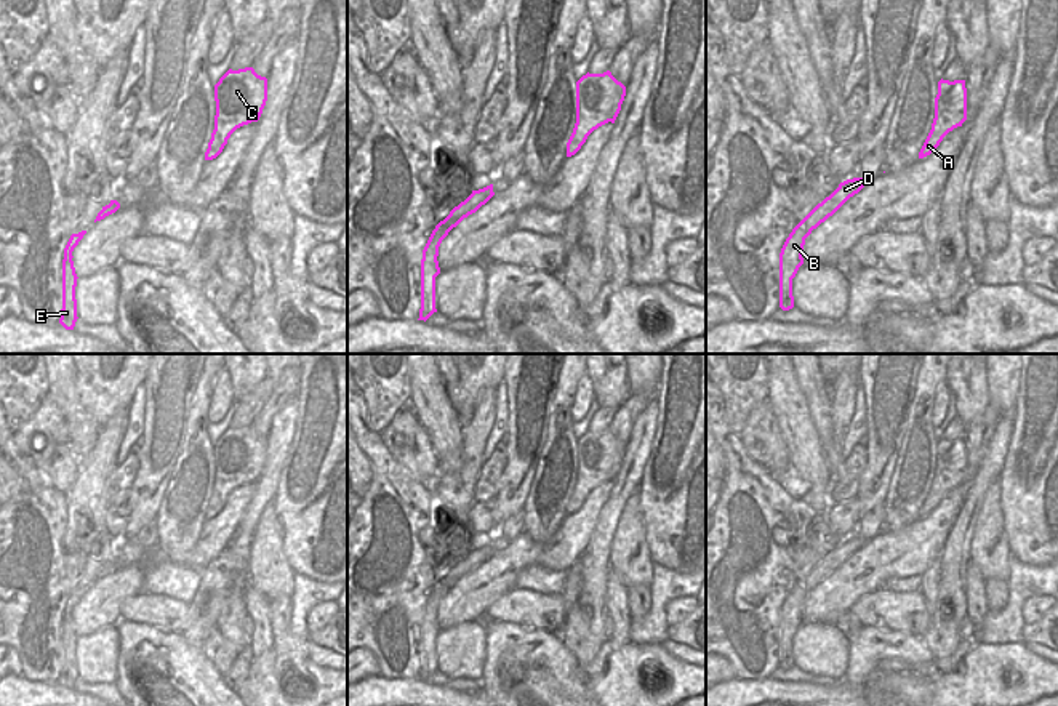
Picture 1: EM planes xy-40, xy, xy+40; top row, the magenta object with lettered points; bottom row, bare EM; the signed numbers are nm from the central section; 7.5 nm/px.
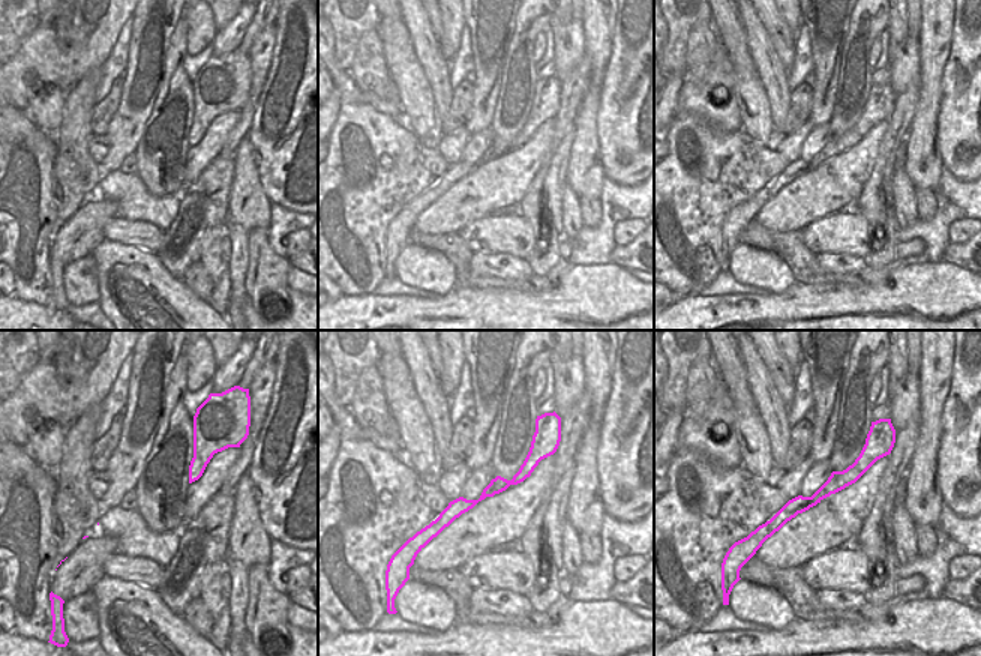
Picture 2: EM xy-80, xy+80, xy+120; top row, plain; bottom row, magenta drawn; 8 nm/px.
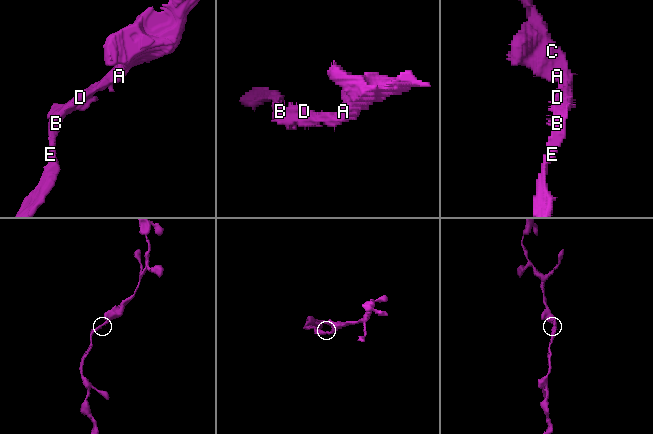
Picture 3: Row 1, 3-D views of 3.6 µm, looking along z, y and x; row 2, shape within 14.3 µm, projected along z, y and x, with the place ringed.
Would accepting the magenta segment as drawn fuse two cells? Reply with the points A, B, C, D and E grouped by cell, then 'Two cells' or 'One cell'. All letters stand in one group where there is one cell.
Groups: A B C D E. One cell

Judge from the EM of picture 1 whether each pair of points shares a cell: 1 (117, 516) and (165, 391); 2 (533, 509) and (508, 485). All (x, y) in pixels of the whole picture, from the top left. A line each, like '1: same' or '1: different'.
1: different
2: different

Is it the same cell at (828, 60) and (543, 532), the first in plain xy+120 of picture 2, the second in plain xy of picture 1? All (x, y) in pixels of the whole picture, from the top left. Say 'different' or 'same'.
different

